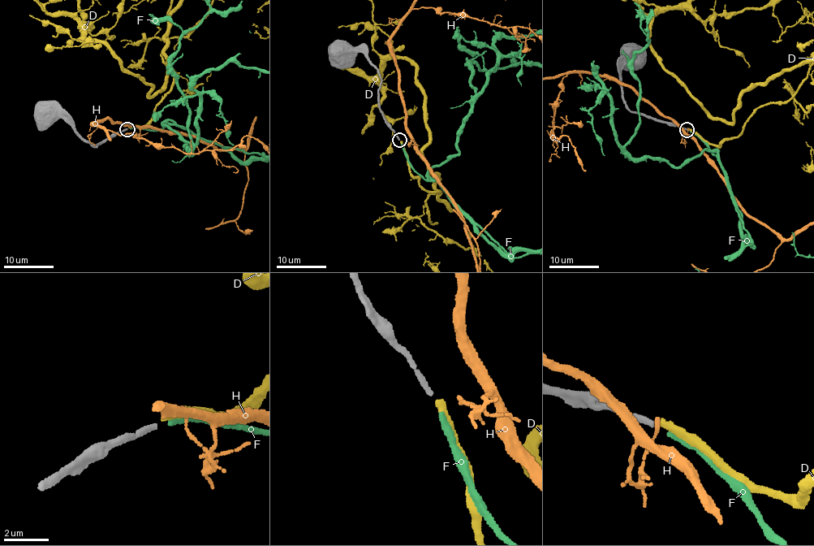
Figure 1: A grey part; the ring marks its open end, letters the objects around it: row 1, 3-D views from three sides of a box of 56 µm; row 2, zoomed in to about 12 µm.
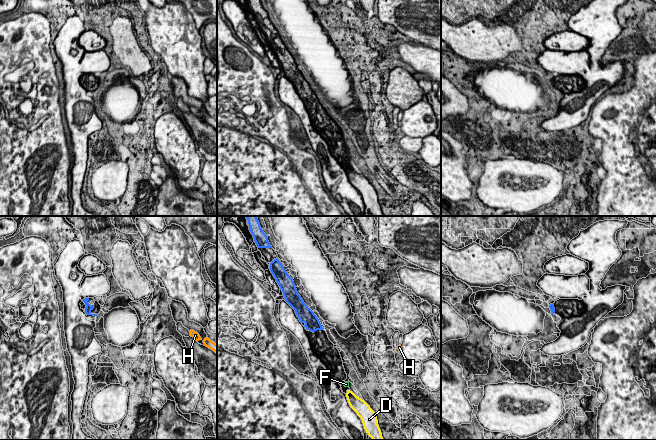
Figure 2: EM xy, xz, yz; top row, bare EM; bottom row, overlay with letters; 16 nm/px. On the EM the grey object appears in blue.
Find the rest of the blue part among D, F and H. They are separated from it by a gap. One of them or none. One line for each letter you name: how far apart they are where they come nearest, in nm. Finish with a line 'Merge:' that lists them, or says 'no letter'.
F: gap 900 nm
Merge: F

